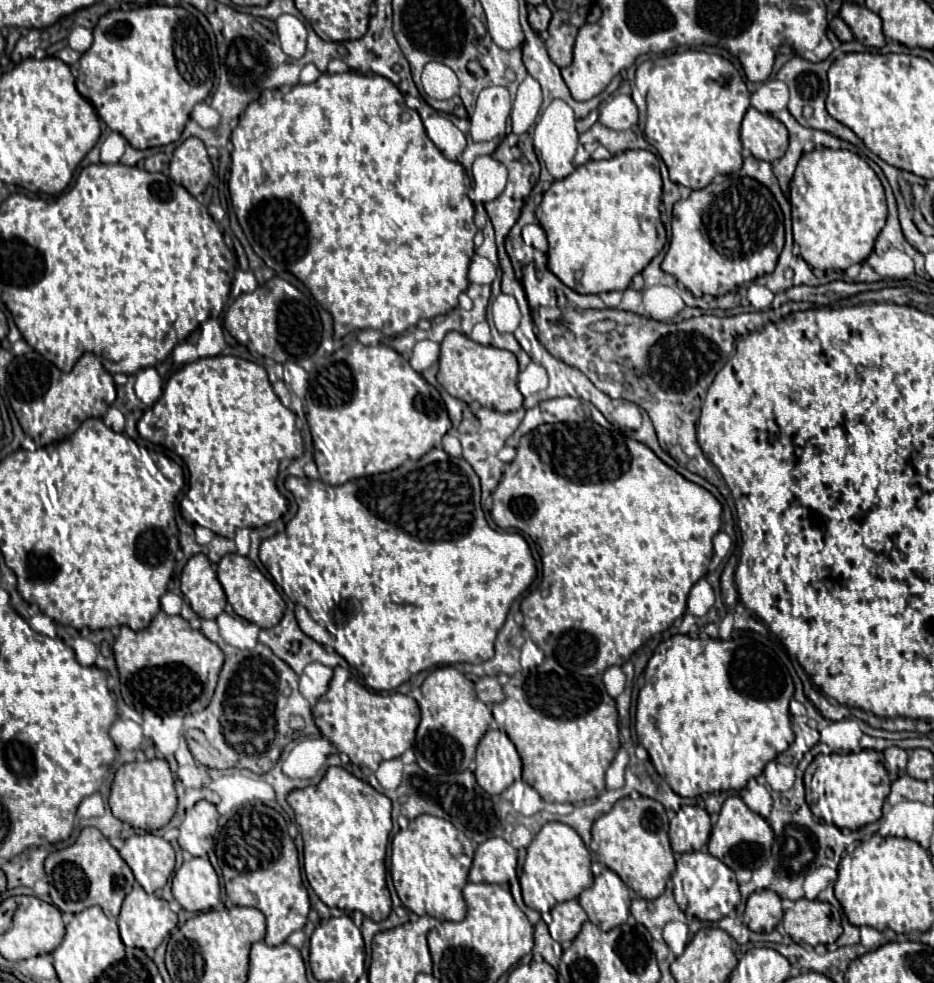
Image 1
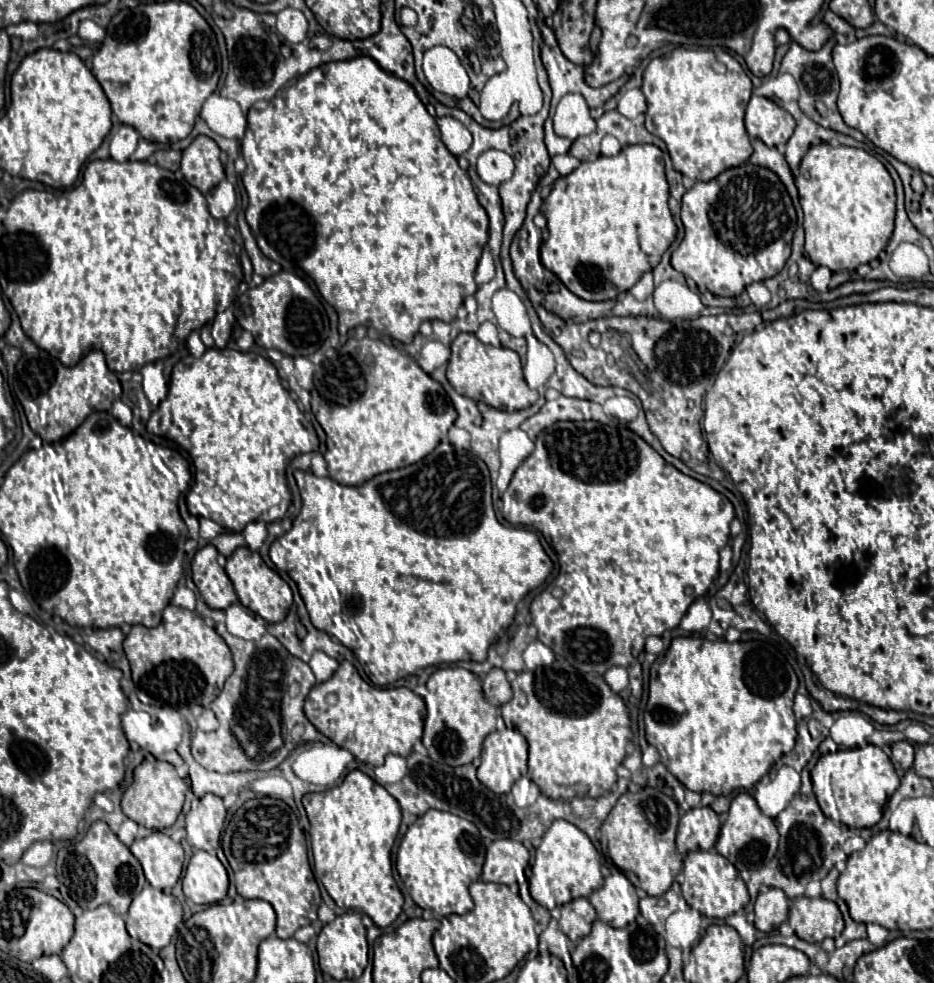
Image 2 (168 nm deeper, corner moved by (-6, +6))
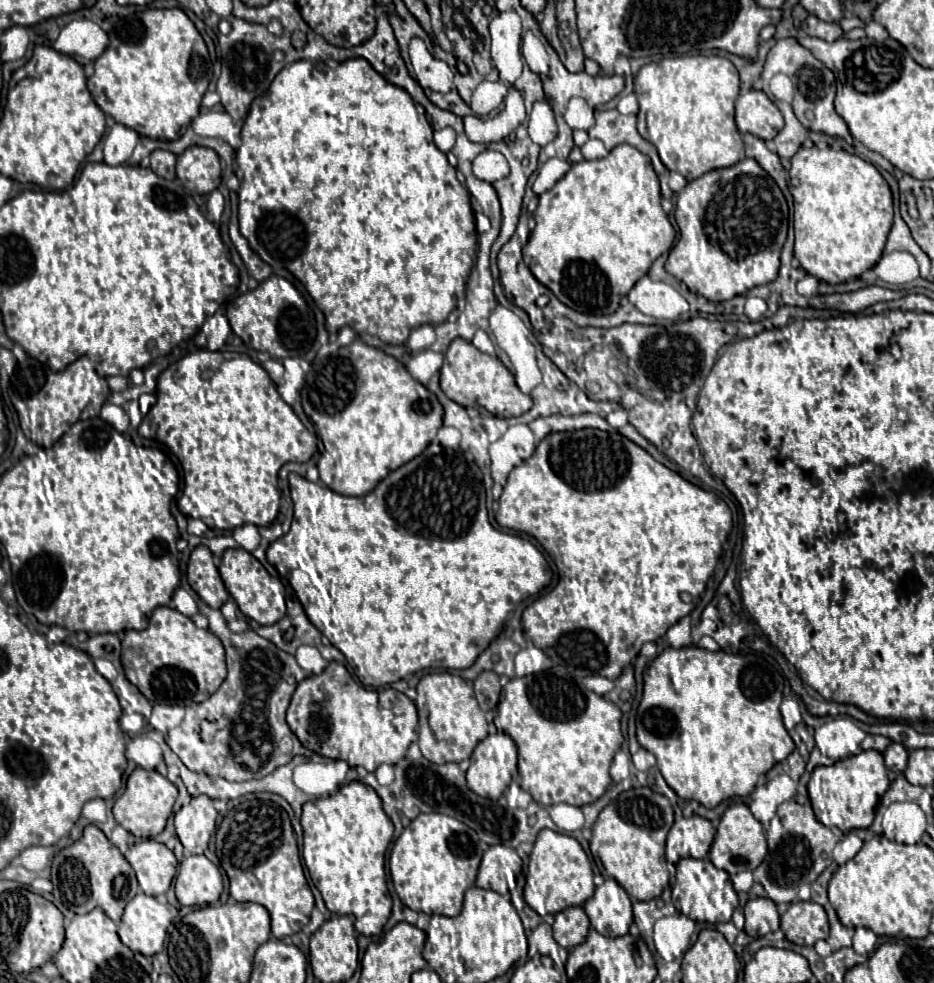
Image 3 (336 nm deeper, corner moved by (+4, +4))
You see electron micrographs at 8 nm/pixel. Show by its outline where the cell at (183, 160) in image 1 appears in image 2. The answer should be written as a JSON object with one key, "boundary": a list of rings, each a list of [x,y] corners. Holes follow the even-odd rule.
{"boundary":[[[208,136],[194,138],[194,142],[182,152],[180,170],[200,192],[210,192],[220,180],[224,180],[218,144]]]}

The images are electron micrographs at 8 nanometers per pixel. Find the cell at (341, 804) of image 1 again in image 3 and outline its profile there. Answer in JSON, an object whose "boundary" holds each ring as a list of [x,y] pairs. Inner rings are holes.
{"boundary":[[[358,780],[348,782],[332,796],[306,802],[300,824],[304,830],[302,858],[326,908],[334,914],[356,916],[354,928],[364,936],[380,934],[392,910],[384,854],[392,840],[394,824],[382,810],[376,790]]]}

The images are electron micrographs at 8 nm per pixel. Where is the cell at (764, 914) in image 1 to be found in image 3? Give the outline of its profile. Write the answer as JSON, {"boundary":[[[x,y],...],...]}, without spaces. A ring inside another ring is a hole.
{"boundary":[[[754,896],[744,906],[744,932],[752,938],[766,936],[768,932],[776,932],[780,928],[780,916],[776,910],[776,904],[770,898]]]}

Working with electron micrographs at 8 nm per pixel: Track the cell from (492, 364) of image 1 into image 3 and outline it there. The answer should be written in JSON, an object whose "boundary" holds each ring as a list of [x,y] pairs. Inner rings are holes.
{"boundary":[[[464,338],[452,340],[444,354],[444,366],[440,370],[440,388],[460,406],[486,408],[490,414],[502,418],[520,416],[532,408],[532,398],[520,392],[512,372],[500,362],[500,358],[480,352],[472,342]]]}

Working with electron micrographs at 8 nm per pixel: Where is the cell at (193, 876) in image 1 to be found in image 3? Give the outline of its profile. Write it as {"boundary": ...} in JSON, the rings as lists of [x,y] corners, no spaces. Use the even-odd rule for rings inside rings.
{"boundary":[[[186,856],[176,876],[176,898],[182,906],[206,906],[222,894],[220,870],[206,856]]]}

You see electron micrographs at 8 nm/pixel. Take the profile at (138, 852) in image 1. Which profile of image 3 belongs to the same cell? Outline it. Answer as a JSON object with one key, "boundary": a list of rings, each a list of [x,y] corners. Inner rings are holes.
{"boundary":[[[156,840],[136,842],[124,854],[132,864],[140,888],[150,896],[166,894],[170,882],[176,874],[176,858],[174,852]]]}

